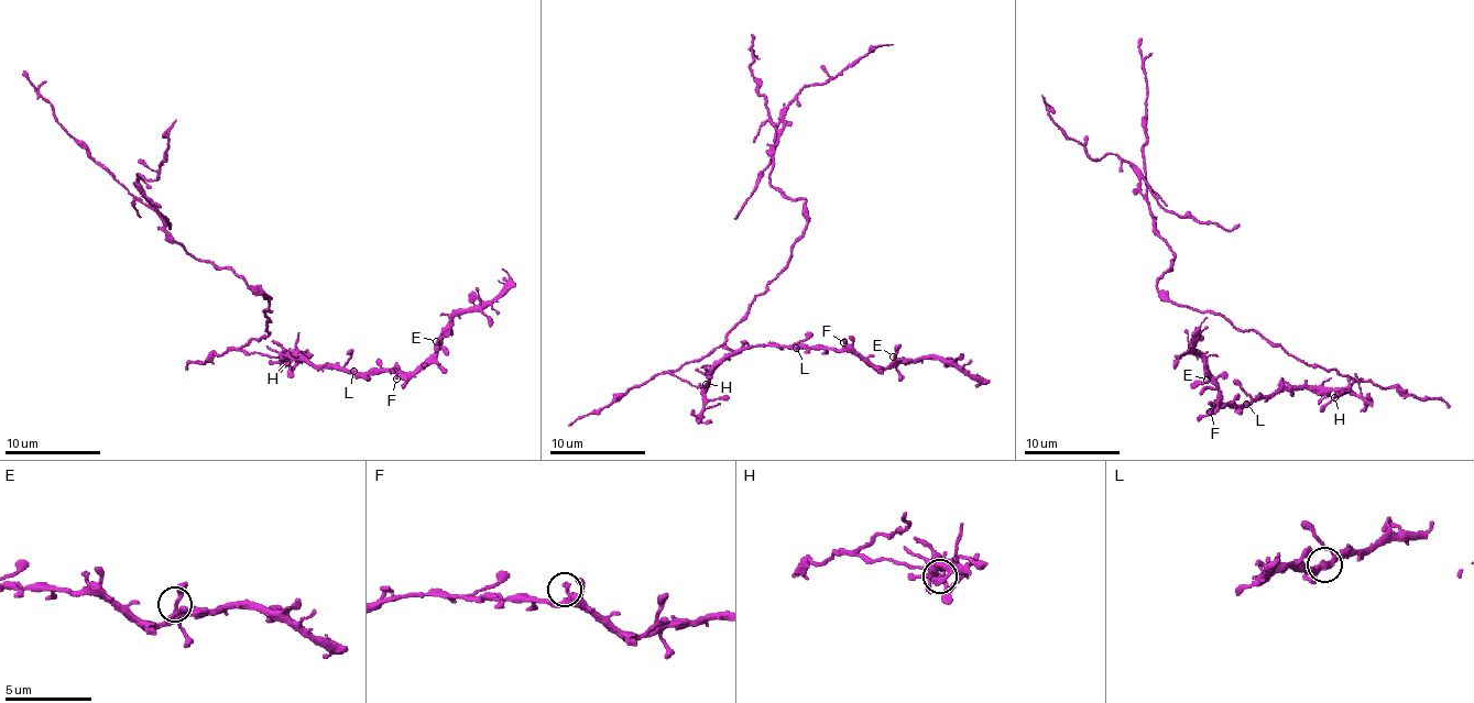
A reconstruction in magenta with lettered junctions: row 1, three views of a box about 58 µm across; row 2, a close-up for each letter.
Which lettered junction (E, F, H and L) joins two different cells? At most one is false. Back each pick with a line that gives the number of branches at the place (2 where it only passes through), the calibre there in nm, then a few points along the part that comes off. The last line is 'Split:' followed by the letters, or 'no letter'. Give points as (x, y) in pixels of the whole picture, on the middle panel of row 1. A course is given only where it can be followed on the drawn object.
H: 4 | 240 nm | (706, 383), (670, 373), (724, 343), (808, 223), (804, 198), (770, 180), (778, 141), (750, 66), (753, 36)
Split: H

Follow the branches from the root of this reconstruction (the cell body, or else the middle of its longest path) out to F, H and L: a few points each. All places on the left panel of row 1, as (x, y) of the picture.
F: (268, 322), (266, 336), (241, 348), (249, 353), (283, 354), (324, 369), (396, 372), (396, 379)
H: (268, 322), (266, 336), (252, 339), (241, 348), (249, 353), (285, 357), (286, 362)
L: (268, 322), (266, 336), (241, 348), (352, 371)

